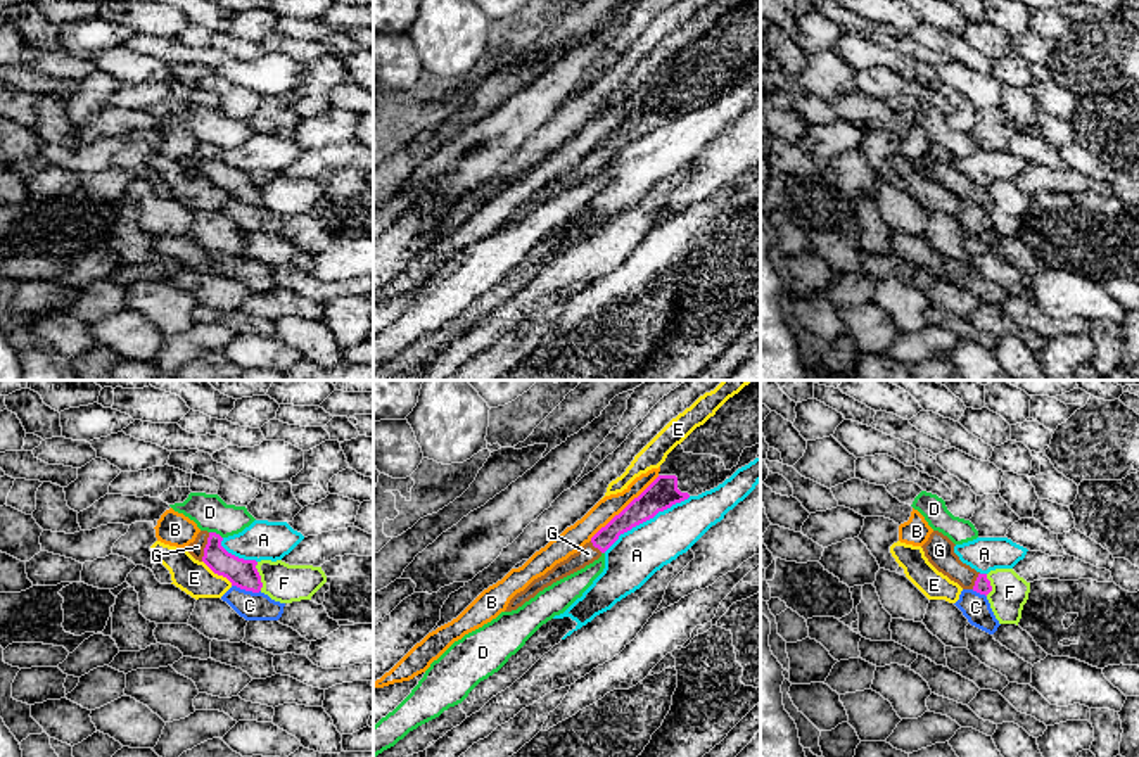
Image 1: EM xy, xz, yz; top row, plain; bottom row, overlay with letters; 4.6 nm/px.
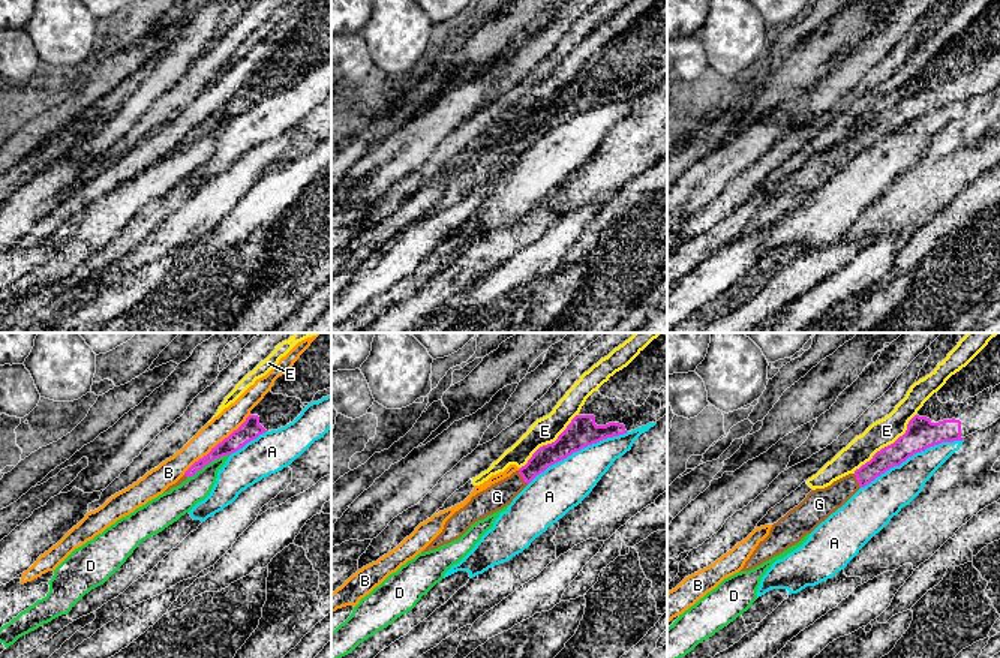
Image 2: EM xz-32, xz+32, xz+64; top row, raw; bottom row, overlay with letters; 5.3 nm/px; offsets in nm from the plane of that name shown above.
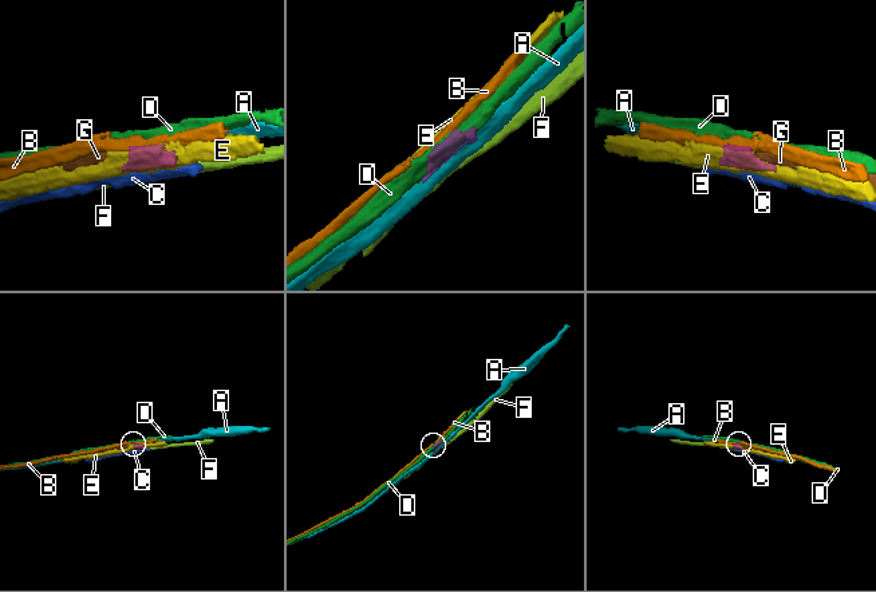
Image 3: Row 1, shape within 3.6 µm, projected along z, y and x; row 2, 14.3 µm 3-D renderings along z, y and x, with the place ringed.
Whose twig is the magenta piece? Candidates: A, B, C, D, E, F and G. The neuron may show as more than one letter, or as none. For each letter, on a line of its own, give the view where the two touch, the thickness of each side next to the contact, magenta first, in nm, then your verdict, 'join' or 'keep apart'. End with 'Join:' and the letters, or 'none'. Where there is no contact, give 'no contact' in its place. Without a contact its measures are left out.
A: contact in xz; calibres 150 and 240 nm; keep apart
B: contact in xz; calibres 150 and 110 nm; keep apart
C: contact in xy; calibres 130 and 130 nm; keep apart
D: contact in xy; calibres 130 and 170 nm; keep apart
E: contact in xy; calibres 130 and 160 nm; keep apart
F: contact in xy; calibres 130 and 180 nm; keep apart
G: contact in xy; calibres 130 and 70 nm; join
Join: G

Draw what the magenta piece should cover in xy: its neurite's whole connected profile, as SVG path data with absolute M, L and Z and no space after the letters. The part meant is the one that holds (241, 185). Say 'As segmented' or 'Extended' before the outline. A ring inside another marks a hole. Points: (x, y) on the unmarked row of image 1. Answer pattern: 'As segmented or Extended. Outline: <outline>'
Extended. Outline: M200 143L185 162L199 175L204 175L214 187L226 190L232 199L259 206L263 200L256 173L244 173L221 159L223 150L216 145Z

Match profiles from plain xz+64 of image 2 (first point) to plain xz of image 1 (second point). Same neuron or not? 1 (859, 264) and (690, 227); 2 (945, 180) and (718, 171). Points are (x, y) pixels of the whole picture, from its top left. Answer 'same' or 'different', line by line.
1: same
2: same

